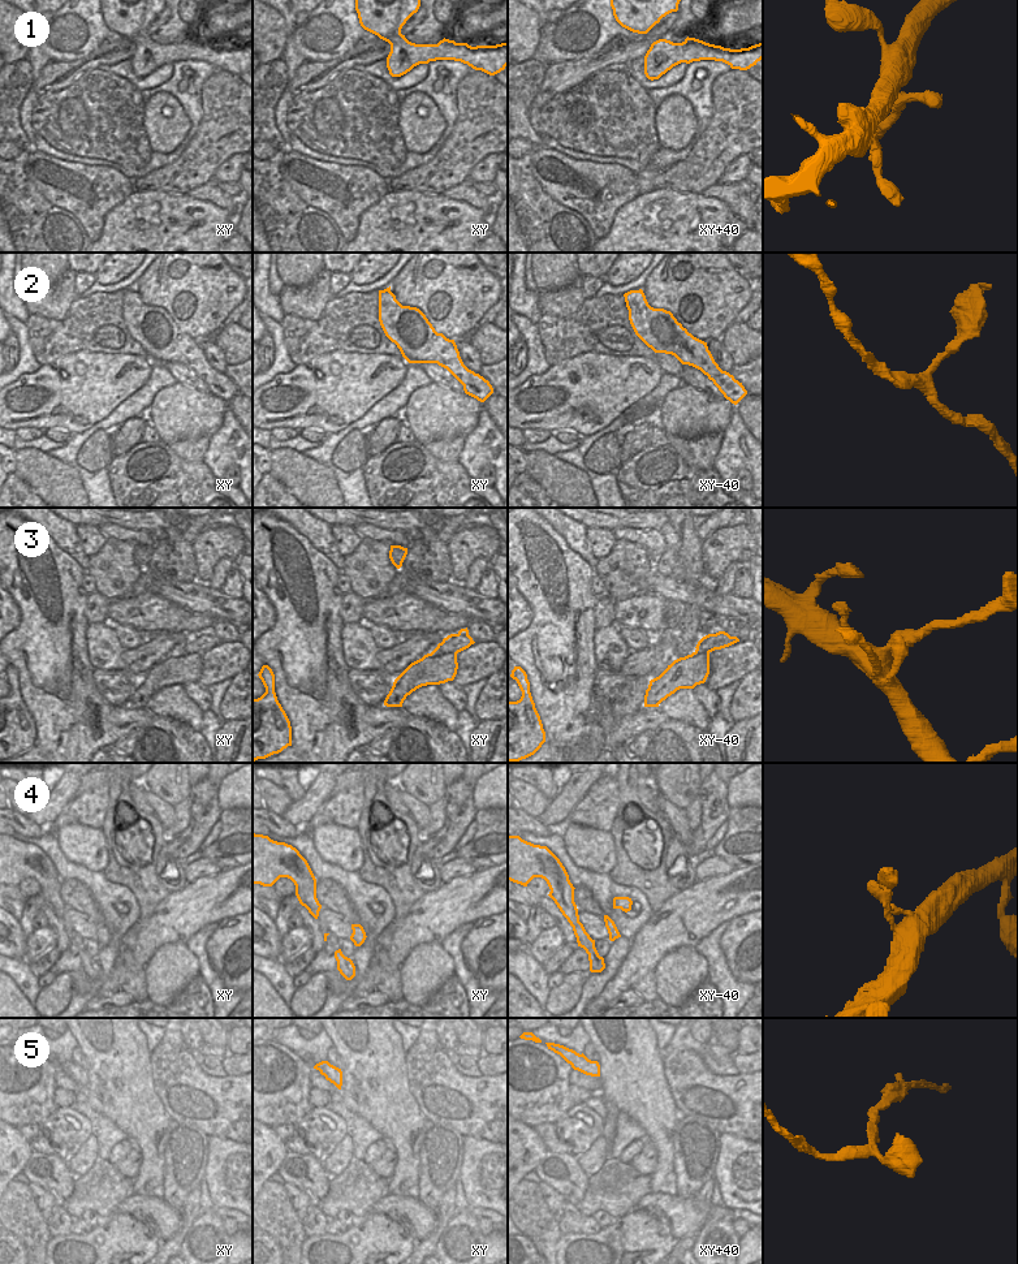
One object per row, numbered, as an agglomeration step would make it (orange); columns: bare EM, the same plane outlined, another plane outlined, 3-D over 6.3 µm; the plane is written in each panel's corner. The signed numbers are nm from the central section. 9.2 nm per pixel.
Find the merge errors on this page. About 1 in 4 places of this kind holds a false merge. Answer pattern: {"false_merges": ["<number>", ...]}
{"false_merges": ["3"]}

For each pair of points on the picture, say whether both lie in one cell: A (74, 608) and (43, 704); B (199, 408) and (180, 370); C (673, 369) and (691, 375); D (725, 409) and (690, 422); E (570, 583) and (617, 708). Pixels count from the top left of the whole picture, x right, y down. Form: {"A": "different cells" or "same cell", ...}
{"A": "same cell", "B": "different cells", "C": "different cells", "D": "same cell", "E": "different cells"}

